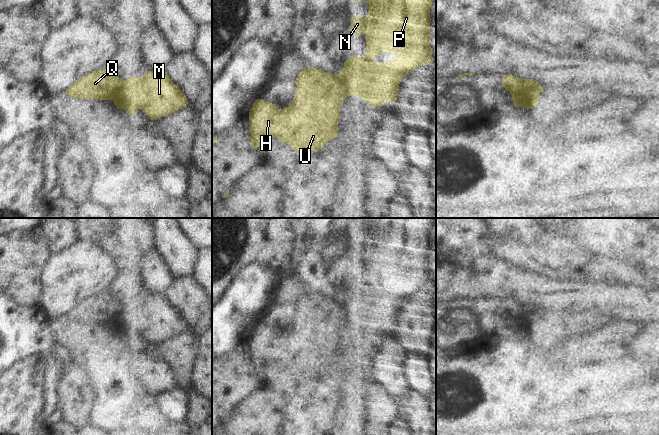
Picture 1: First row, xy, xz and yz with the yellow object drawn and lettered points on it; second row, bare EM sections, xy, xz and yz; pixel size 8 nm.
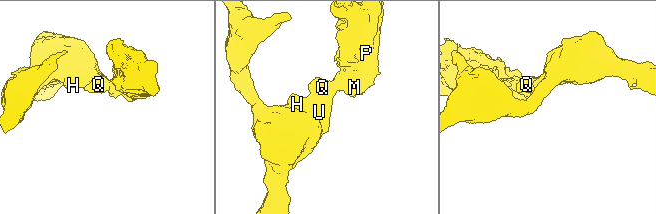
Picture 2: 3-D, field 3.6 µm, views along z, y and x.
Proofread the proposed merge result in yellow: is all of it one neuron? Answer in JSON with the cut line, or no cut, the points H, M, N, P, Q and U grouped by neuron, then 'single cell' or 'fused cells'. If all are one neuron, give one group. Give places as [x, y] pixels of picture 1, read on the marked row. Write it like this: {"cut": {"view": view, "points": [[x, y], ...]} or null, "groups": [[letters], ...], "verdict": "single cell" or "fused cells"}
{"cut": {"view": "xz", "points": [[337, 74], [350, 94]]}, "groups": [["H", "Q", "U"], ["M", "N", "P"]], "verdict": "fused cells"}

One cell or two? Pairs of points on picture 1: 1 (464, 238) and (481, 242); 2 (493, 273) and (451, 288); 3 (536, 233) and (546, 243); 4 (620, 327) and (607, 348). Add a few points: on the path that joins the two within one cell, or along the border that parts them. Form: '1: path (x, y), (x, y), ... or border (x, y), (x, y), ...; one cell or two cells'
1: path (468, 238), (477, 238); one cell
2: path (483, 275), (463, 276), (461, 278); one cell
3: path (538, 235), (544, 241); one cell
4: path (621, 333), (621, 338), (613, 346); one cell

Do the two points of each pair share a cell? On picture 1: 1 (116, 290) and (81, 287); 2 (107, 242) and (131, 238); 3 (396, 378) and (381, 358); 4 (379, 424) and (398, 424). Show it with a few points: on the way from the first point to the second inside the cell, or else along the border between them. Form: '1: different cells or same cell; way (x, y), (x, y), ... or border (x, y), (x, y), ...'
1: different cells; border (118, 269), (108, 291)
2: different cells; border (112, 232), (124, 245), (132, 248)
3: same cell; way (391, 373), (386, 363)
4: same cell; way (384, 424), (390, 421), (393, 422)

